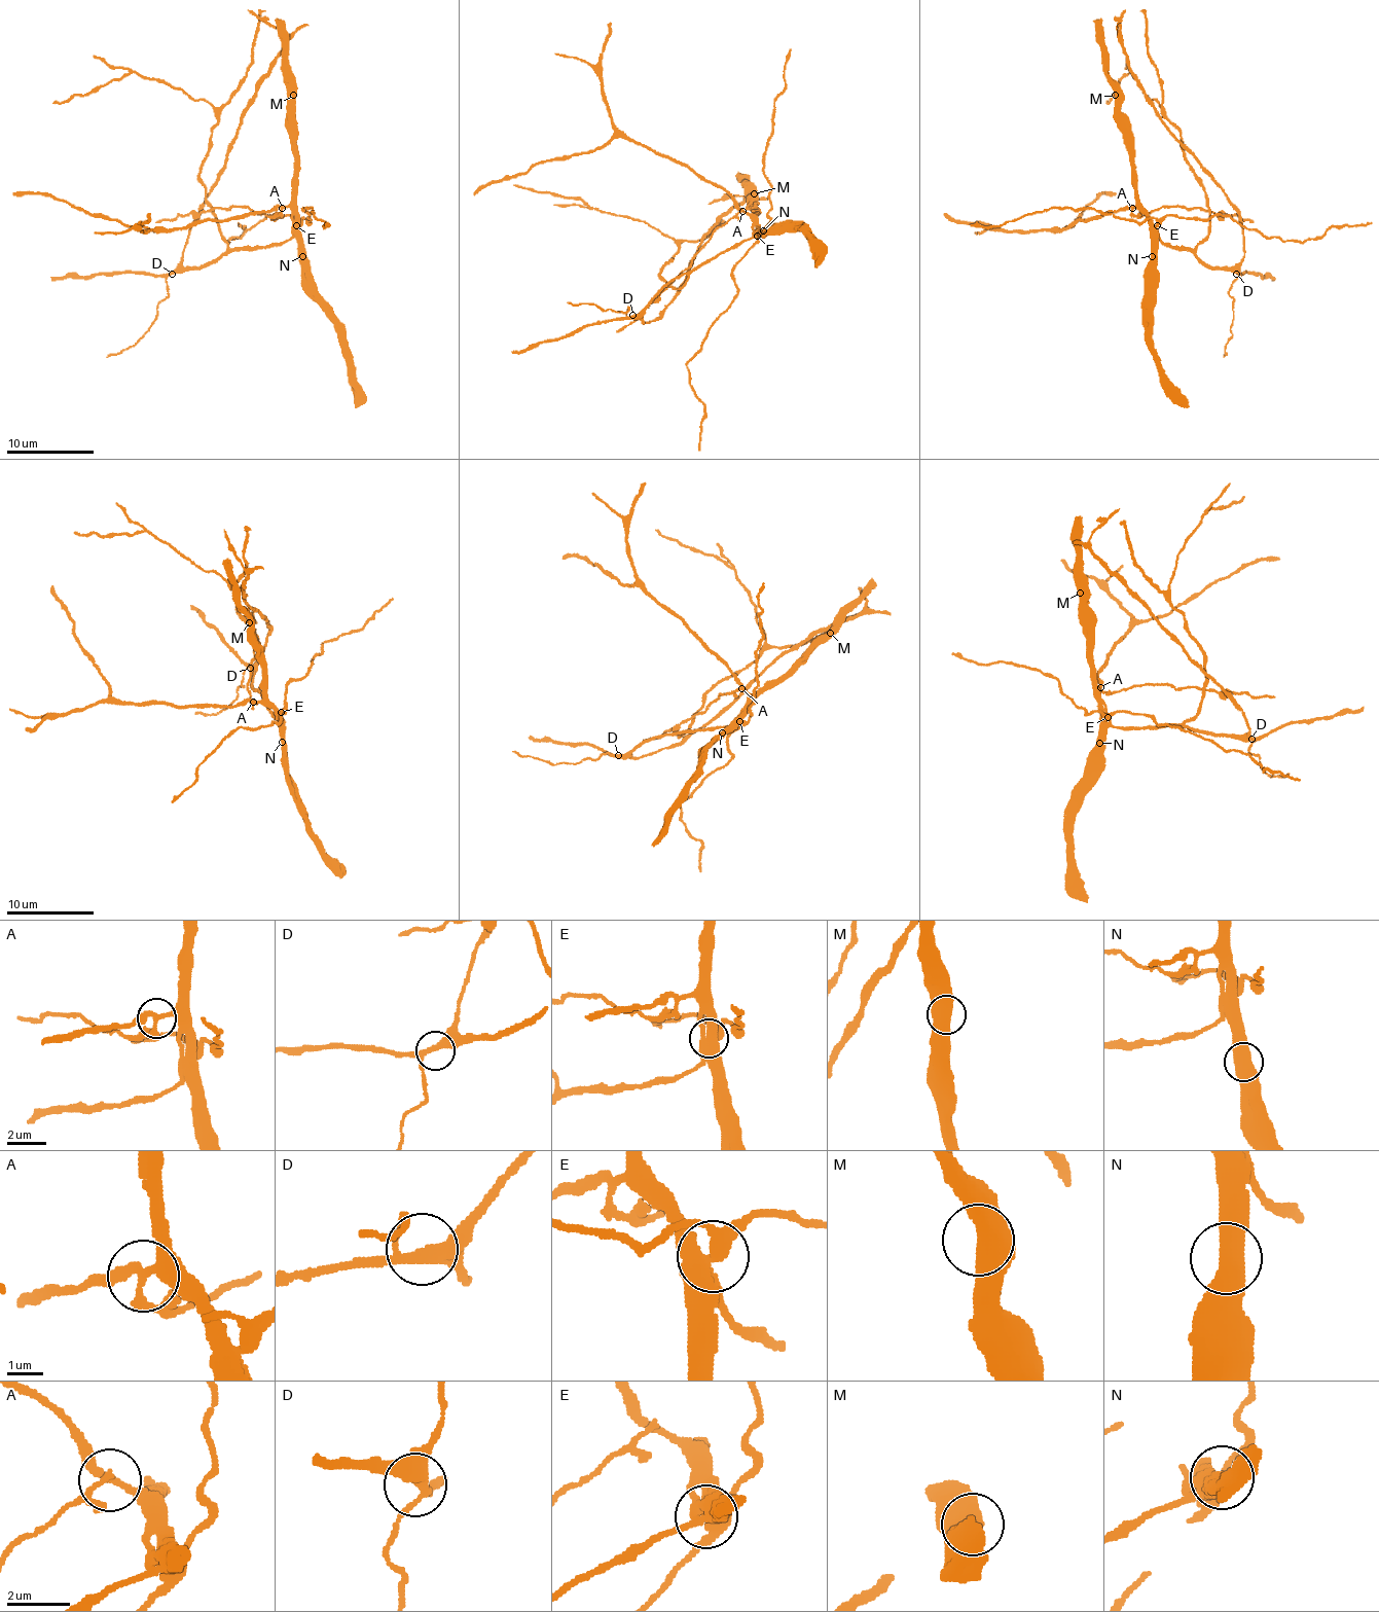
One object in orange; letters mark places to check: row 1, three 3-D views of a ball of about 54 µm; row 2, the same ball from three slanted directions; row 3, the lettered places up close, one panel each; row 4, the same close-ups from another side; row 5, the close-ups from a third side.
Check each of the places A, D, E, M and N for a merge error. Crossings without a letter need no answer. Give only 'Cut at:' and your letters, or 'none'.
Cut at: A, E

